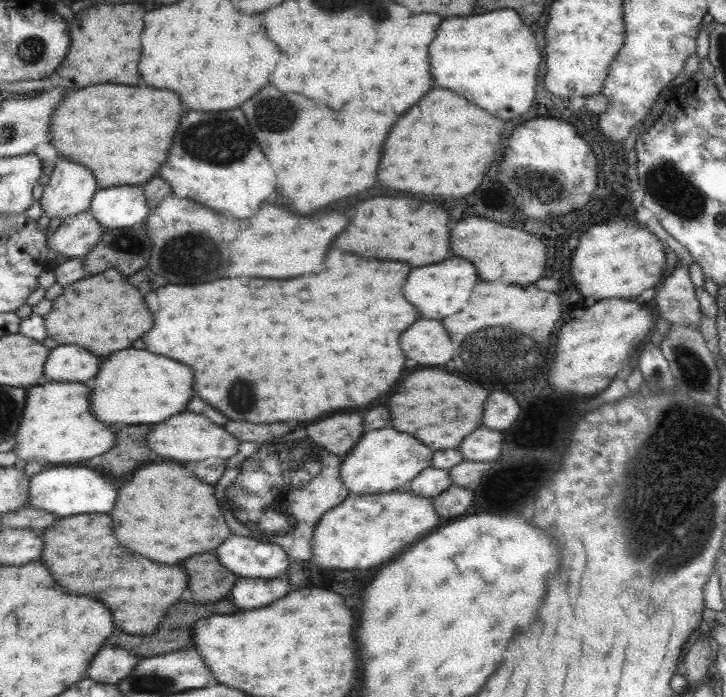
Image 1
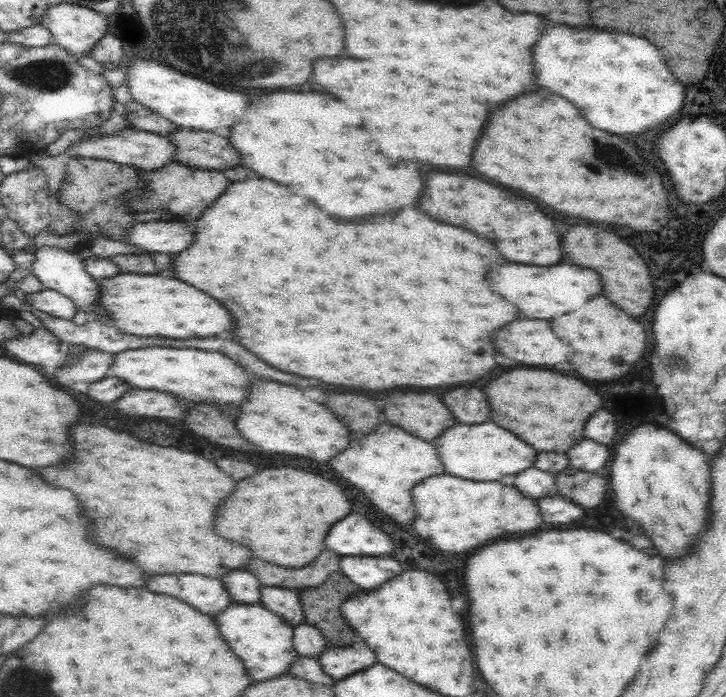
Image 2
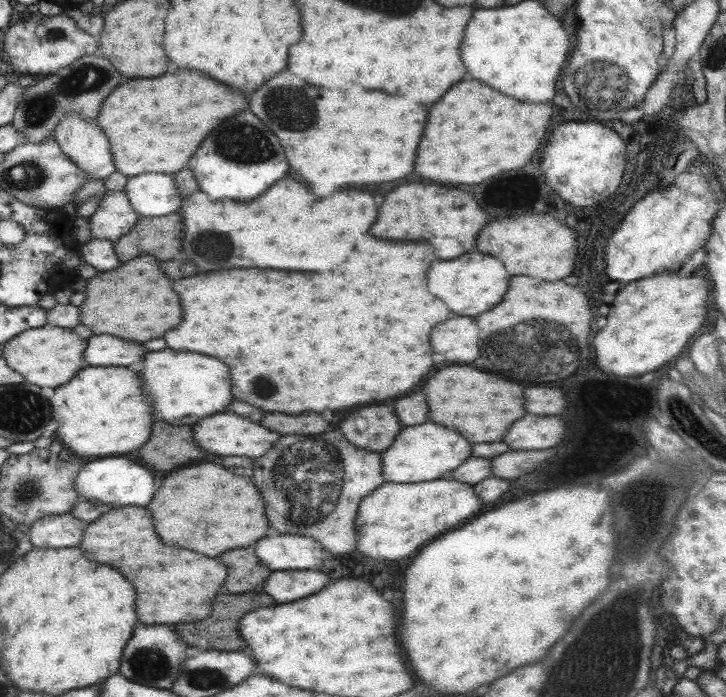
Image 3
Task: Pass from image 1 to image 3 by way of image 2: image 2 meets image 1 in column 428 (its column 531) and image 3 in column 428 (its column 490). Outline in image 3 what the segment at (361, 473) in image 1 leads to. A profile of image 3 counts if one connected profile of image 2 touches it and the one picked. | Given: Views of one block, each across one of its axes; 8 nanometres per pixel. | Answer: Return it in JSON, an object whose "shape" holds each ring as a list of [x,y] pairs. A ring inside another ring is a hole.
{"shape":[[[433,422],[417,424],[411,428],[401,428],[393,442],[380,452],[381,477],[387,483],[412,484],[446,478],[454,468],[458,468],[470,456],[471,444],[463,440],[453,430],[437,426]]]}

